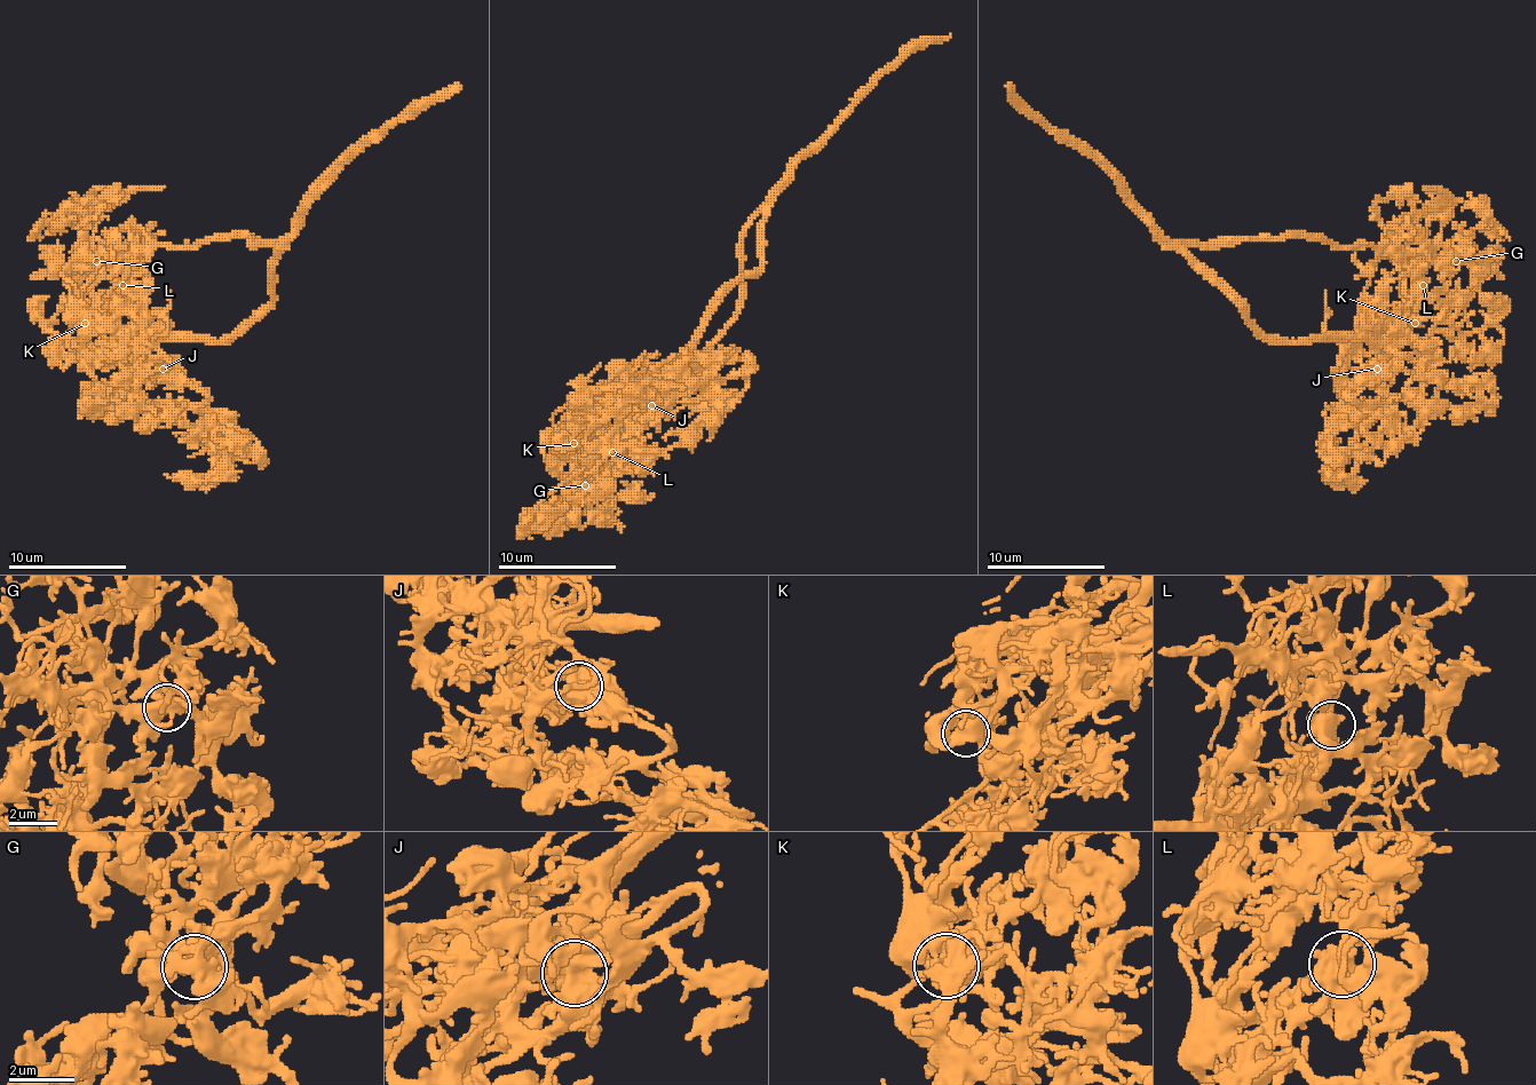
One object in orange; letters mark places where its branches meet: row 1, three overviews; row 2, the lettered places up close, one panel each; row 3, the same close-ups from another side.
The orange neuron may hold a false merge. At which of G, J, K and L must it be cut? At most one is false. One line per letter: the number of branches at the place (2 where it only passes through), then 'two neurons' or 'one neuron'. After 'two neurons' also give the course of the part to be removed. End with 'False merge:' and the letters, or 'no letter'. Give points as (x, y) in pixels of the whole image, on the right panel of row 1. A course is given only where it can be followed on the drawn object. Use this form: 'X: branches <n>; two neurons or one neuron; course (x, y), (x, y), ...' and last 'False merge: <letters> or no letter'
G: branches 3; one neuron
J: branches 2; one neuron
K: branches 3; one neuron
L: branches 2; one neuron
False merge: no letter

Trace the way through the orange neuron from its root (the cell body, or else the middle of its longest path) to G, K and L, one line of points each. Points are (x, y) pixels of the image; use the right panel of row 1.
G: (1251, 323), (1269, 338), (1287, 341), (1372, 338), (1409, 306), (1417, 291), (1417, 270), (1426, 261), (1456, 261)
K: (1251, 323), (1269, 338), (1287, 341), (1346, 341), (1364, 338), (1372, 329), (1385, 329), (1394, 321), (1415, 323)
L: (1251, 323), (1269, 338), (1287, 341), (1372, 338), (1409, 306), (1423, 285)

